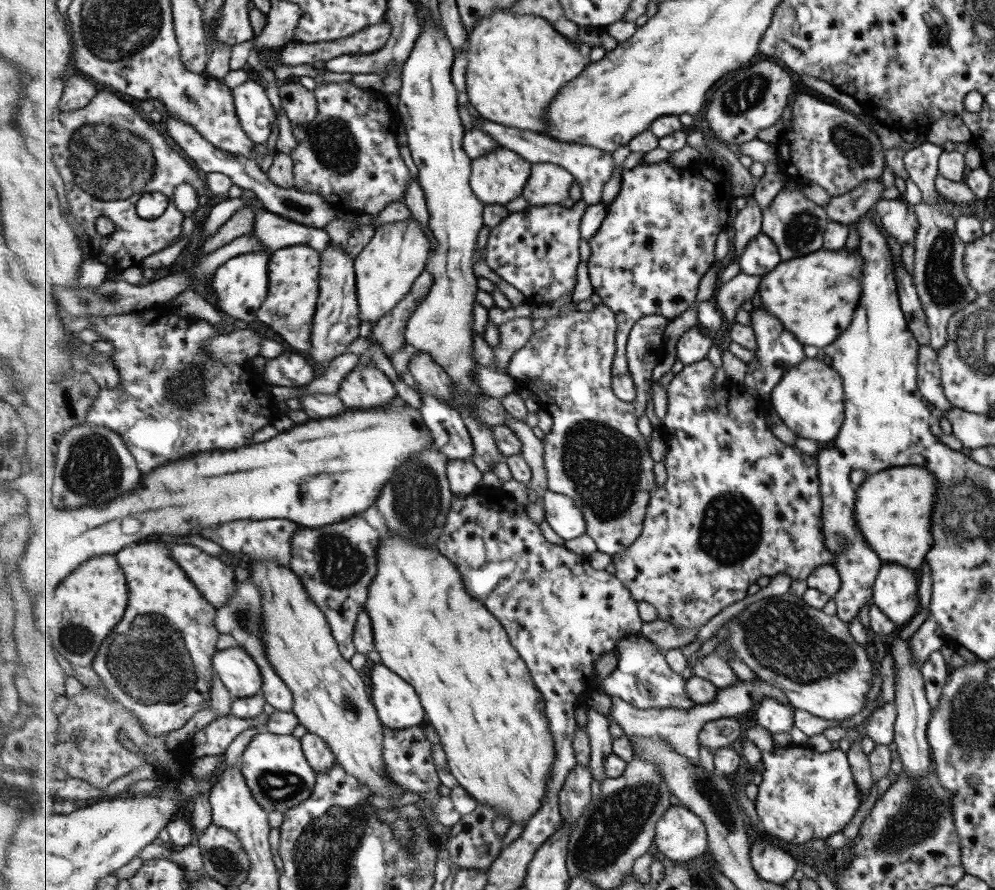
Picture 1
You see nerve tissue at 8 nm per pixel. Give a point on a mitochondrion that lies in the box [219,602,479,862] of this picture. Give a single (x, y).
(276, 785)

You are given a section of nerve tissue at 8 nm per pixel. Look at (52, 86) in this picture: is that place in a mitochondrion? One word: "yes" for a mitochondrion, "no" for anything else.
no

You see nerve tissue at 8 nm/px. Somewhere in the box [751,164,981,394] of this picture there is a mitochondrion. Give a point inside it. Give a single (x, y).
(942, 284)

